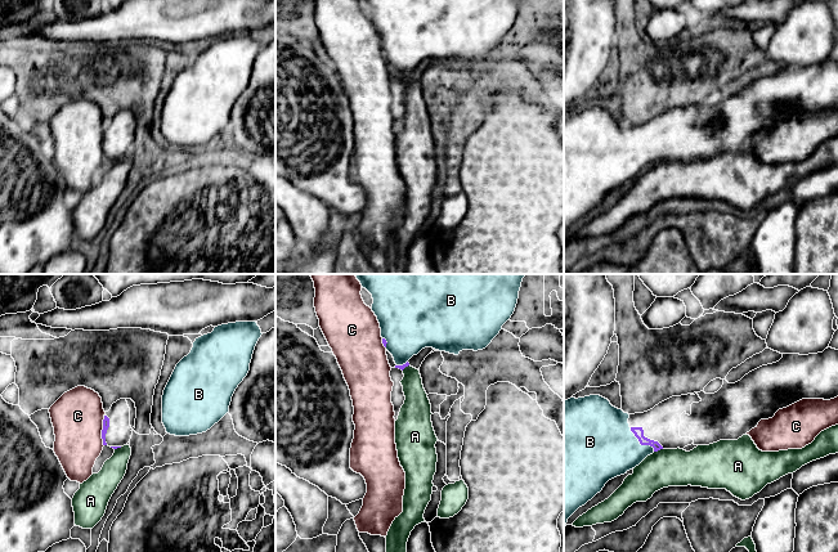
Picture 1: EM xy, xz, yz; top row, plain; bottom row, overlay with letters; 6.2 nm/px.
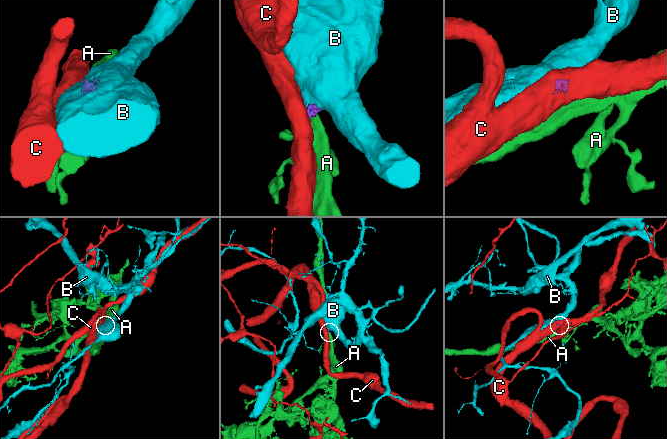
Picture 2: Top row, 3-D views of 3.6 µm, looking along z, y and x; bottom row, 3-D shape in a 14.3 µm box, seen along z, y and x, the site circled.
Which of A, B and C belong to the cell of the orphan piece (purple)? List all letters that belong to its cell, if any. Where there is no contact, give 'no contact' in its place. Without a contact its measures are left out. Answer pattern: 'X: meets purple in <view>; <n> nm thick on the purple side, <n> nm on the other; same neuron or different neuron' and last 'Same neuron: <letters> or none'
A: meets purple in yz; 60 nm thick on the purple side, 240 nm on the other; different neuron
B: meets purple in yz; 60 nm thick on the purple side, 420 nm on the other; same neuron
C: meets purple in xy; 50 nm thick on the purple side, 320 nm on the other; different neuron
Same neuron: B

